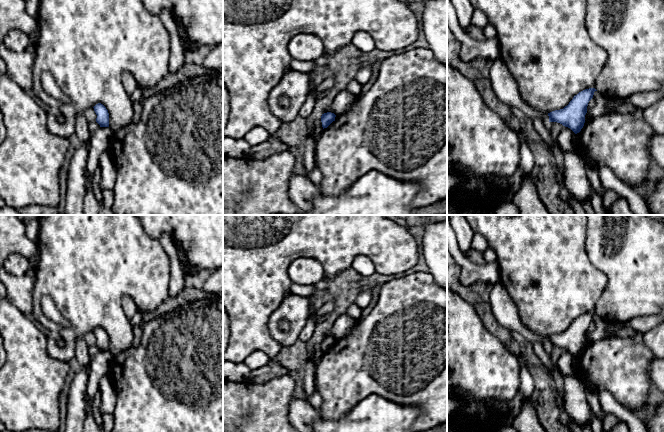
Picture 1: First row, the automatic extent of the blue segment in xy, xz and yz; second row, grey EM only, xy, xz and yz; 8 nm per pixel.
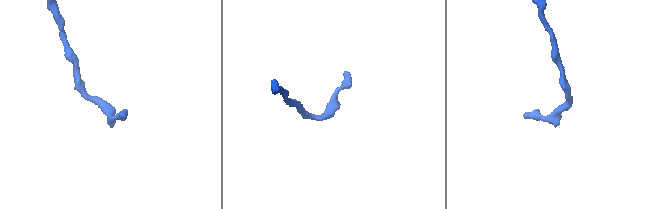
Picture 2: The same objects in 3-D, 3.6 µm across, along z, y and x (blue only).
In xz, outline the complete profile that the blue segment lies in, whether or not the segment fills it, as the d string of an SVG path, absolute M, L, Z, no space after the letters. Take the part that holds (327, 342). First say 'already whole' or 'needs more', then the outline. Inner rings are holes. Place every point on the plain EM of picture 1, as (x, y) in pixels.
already whole; M327 336L322 338L321 340L321 346L322 346L322 351L327 352L333 345L335 345L336 339L331 336Z

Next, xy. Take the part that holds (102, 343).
already whole; M98 327L93 332L97 339L96 346L100 351L109 351L109 337L106 331L103 328Z

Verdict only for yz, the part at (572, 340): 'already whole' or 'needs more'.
already whole

